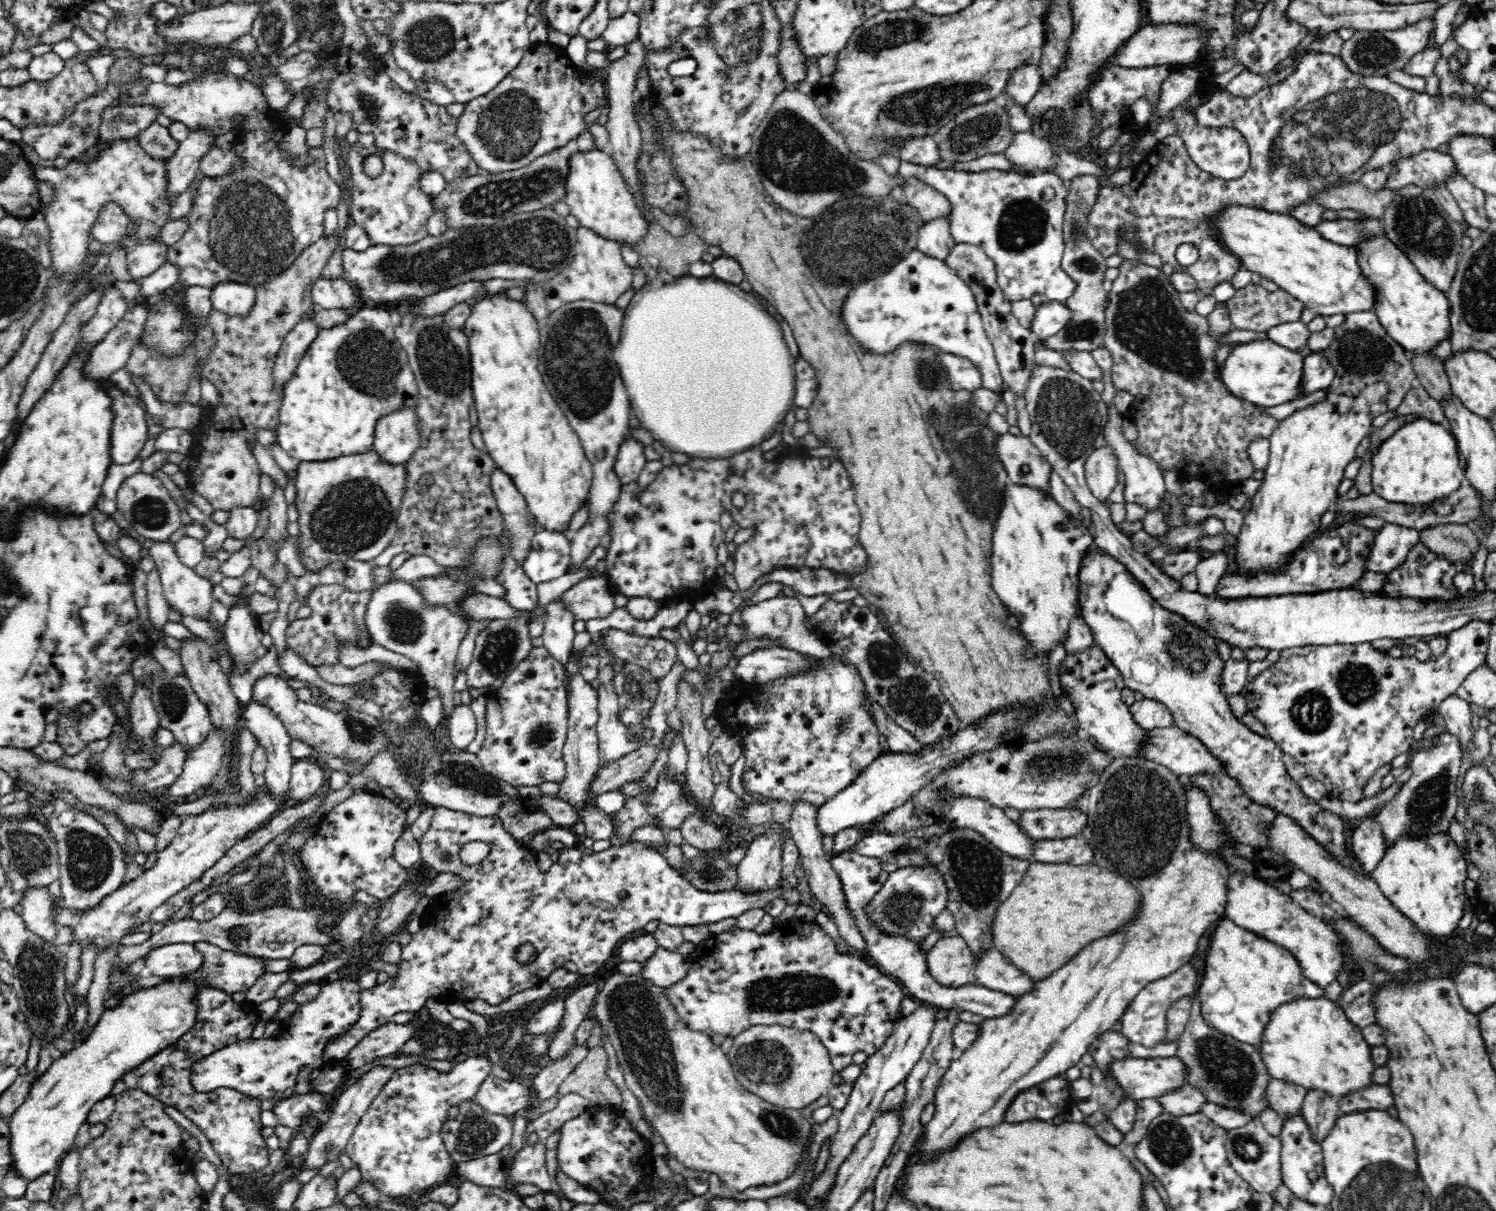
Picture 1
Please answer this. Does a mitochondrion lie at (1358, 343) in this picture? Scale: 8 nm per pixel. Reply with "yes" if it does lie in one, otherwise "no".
yes

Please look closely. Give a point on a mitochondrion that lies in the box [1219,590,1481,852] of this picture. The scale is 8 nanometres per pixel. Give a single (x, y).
(1426, 808)

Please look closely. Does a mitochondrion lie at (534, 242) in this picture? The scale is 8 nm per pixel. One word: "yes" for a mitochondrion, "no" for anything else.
yes

